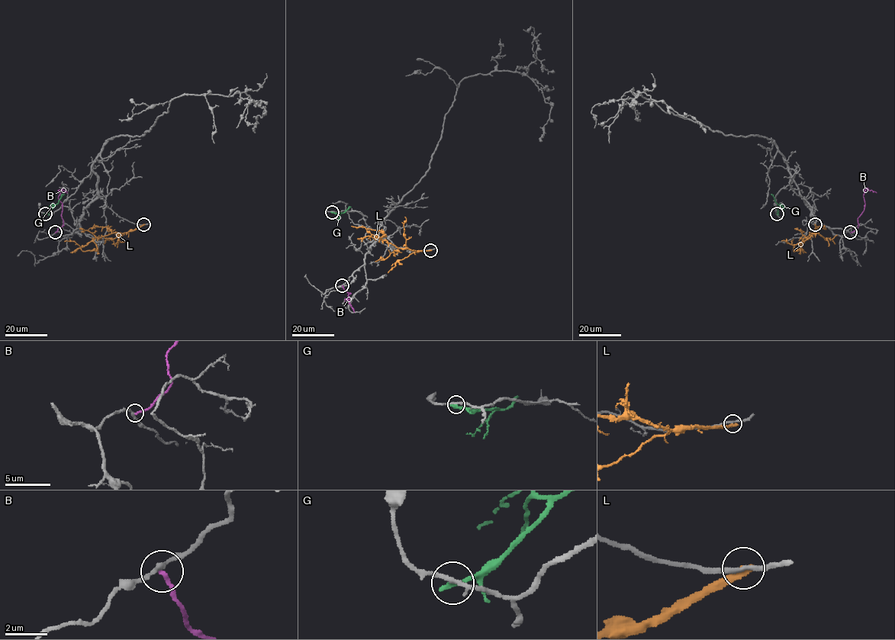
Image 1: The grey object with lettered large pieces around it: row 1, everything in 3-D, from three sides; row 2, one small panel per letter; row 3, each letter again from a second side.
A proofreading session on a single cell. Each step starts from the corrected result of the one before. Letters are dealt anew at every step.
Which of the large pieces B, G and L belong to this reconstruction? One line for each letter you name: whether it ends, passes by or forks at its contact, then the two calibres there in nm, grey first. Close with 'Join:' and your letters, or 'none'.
Join: none

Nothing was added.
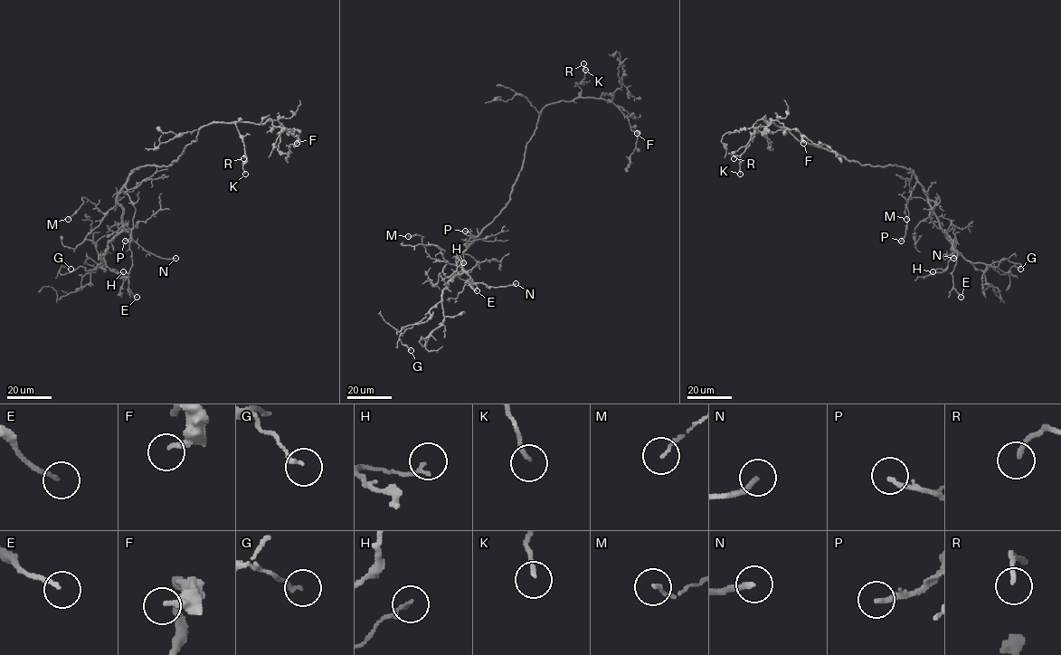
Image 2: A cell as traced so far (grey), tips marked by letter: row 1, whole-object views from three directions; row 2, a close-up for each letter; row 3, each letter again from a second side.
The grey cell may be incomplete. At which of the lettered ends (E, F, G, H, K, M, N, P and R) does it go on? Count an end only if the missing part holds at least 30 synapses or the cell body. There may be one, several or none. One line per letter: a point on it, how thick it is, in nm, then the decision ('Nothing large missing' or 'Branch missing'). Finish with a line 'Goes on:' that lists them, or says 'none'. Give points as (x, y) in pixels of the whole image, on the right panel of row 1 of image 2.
E: Place: (961, 297). Thickness 150 nm. Nothing large missing
F: Place: (803, 143). Thickness 240 nm. Nothing large missing
G: Place: (1020, 269). Thickness 170 nm. Nothing large missing
H: Place: (933, 271). Thickness 150 nm. Nothing large missing
K: Place: (740, 174). Thickness 150 nm. Branch missing
M: Place: (906, 219). Thickness 120 nm. Nothing large missing
N: Place: (953, 258). Thickness 200 nm. Nothing large missing
P: Place: (901, 241). Thickness 180 nm. Nothing large missing
R: Place: (734, 158). Thickness 170 nm. Branch missing
Goes on: K, R

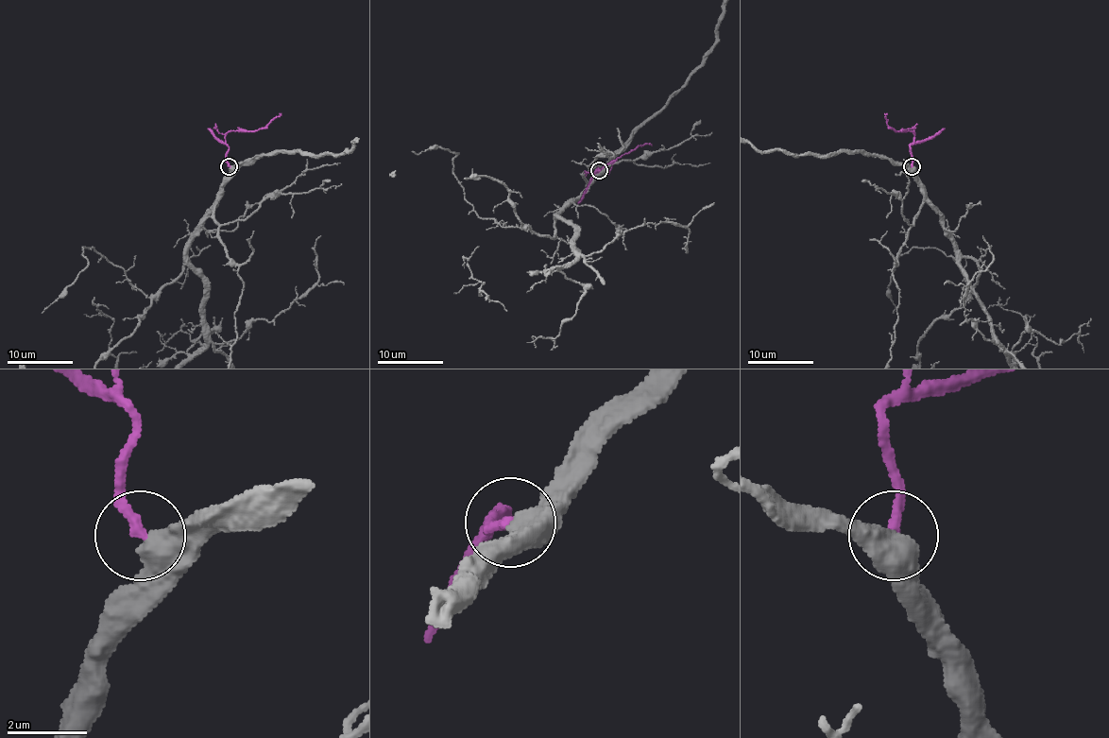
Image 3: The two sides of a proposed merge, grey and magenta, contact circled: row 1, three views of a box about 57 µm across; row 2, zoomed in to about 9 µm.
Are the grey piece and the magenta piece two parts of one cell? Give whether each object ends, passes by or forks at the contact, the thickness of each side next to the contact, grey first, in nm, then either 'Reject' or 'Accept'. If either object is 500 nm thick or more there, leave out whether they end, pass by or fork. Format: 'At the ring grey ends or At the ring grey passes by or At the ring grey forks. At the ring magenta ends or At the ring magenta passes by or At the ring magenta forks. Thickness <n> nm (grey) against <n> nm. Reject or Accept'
Thickness 700 nm (grey) against 280 nm. Accept

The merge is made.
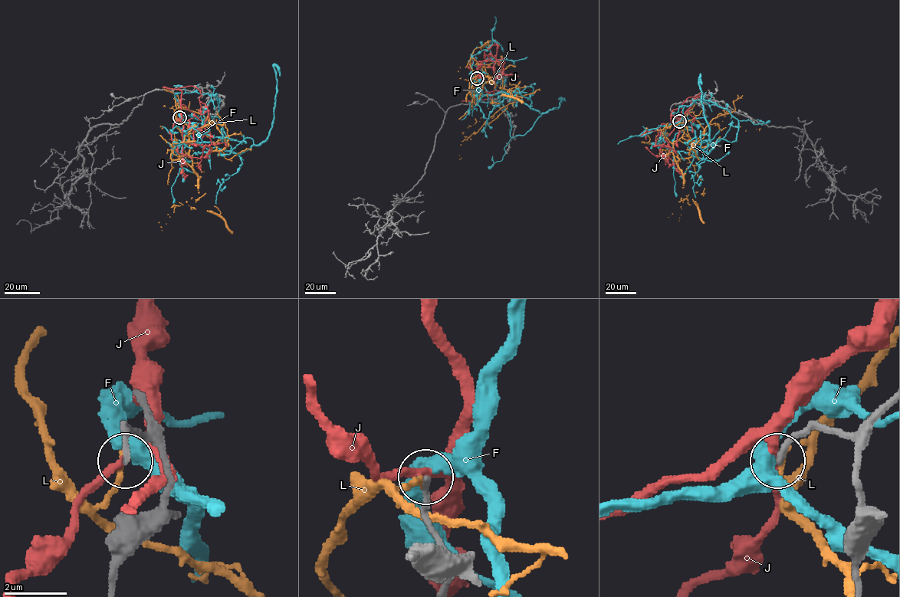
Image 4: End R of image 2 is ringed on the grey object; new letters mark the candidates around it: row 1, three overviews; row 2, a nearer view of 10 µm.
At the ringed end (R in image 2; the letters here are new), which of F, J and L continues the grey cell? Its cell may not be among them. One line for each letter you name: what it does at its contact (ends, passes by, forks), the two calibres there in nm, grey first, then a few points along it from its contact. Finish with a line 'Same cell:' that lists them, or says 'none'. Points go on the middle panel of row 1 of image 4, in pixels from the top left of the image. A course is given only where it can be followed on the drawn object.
Same cell: none

